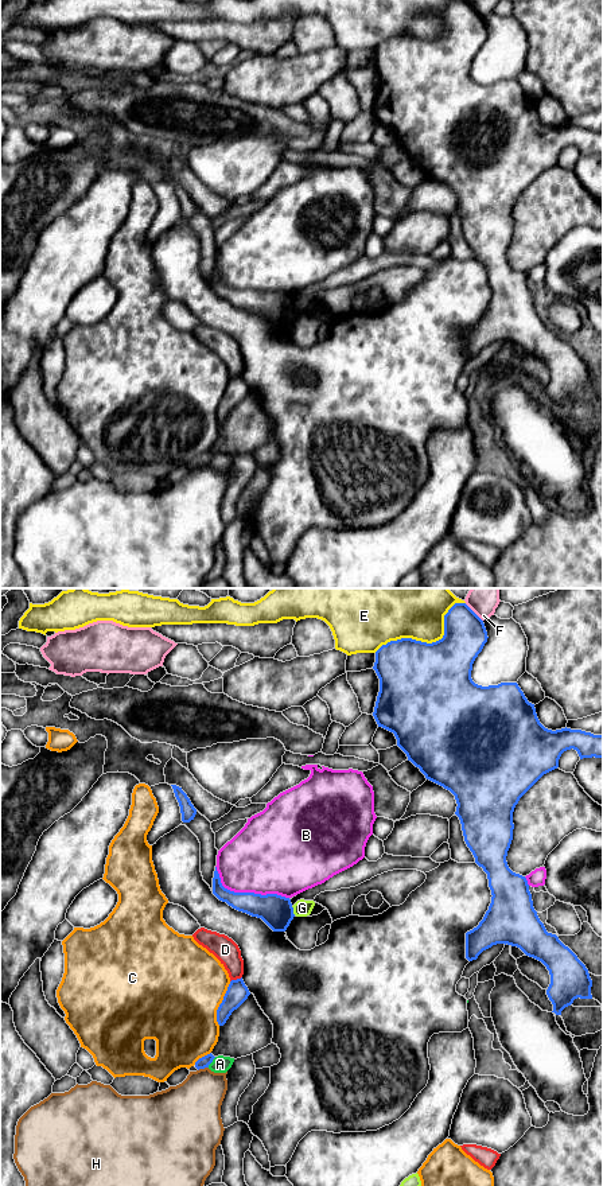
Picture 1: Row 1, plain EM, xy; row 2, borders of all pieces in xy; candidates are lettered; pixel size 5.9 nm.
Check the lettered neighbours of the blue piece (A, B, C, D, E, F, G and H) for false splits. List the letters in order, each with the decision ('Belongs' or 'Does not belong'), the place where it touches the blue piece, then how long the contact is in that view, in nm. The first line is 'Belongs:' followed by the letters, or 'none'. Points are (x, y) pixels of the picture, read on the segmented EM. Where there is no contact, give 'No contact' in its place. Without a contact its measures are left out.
Belongs: none
A: Does not belong. Touches blue at xy (211, 1061). Shared border 80 nm
B: Does not belong. Touches blue at xy (246, 893). Shared border 480 nm
C: Does not belong. Touches blue at xy (221, 1003). Shared border 280 nm
D: Does not belong. Touches blue at xy (237, 979). Shared border 80 nm
E: Does not belong. Touches blue at xy (430, 644). Shared border 600 nm
F: Does not belong. Touches blue at xy (474, 613). Shared border 160 nm
G: Does not belong. Touches blue at xy (292, 910). Shared border 60 nm
H: Does not belong. Touches blue at xy (202, 1068). Shared border 70 nm

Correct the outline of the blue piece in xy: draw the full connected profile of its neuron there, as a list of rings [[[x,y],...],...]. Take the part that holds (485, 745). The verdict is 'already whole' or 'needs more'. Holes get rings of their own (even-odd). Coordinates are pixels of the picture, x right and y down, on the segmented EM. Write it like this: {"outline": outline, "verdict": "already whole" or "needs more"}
{"outline": [[[455,603],[444,615],[444,635],[427,643],[412,638],[401,638],[382,645],[376,652],[373,669],[380,678],[373,716],[378,724],[394,734],[397,746],[427,779],[450,790],[456,800],[456,812],[462,824],[464,841],[475,858],[475,863],[487,874],[491,903],[476,928],[466,933],[466,958],[478,956],[497,944],[520,948],[526,956],[541,961],[551,975],[546,995],[556,1015],[571,1006],[575,999],[592,999],[592,980],[588,969],[577,956],[565,946],[556,934],[548,933],[533,907],[532,894],[525,876],[513,872],[506,862],[513,840],[513,812],[520,798],[546,773],[559,767],[559,759],[567,750],[576,750],[580,759],[603,758],[603,735],[581,730],[548,730],[536,713],[517,683],[501,683],[482,687],[472,681],[472,664],[487,642],[483,621],[466,604]]], "verdict": "already whole"}

